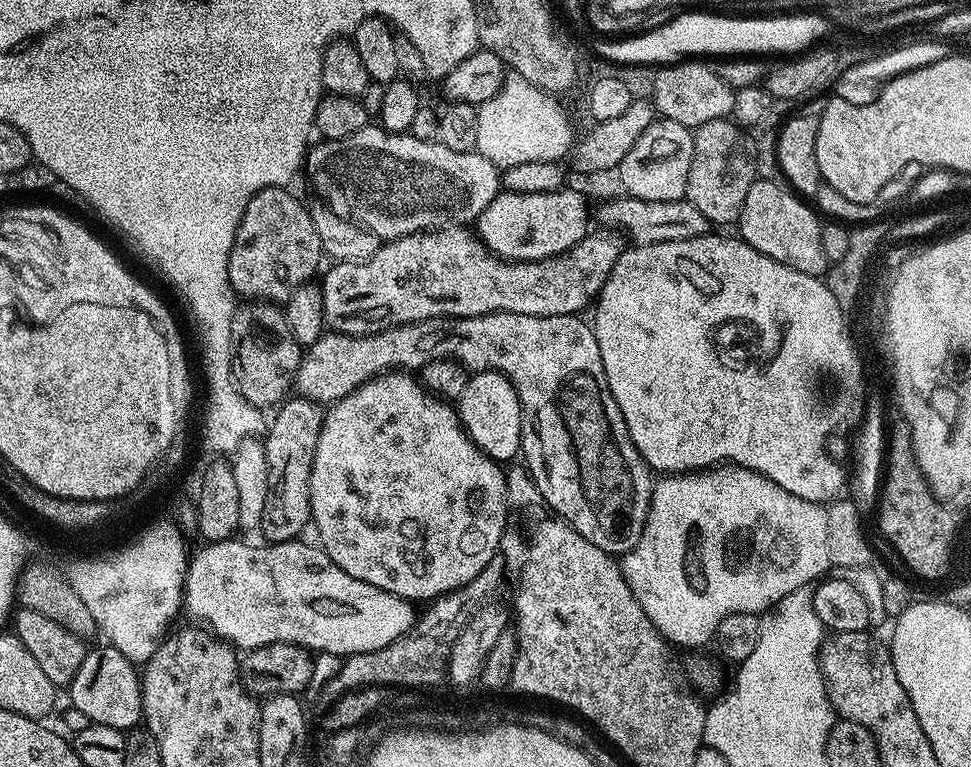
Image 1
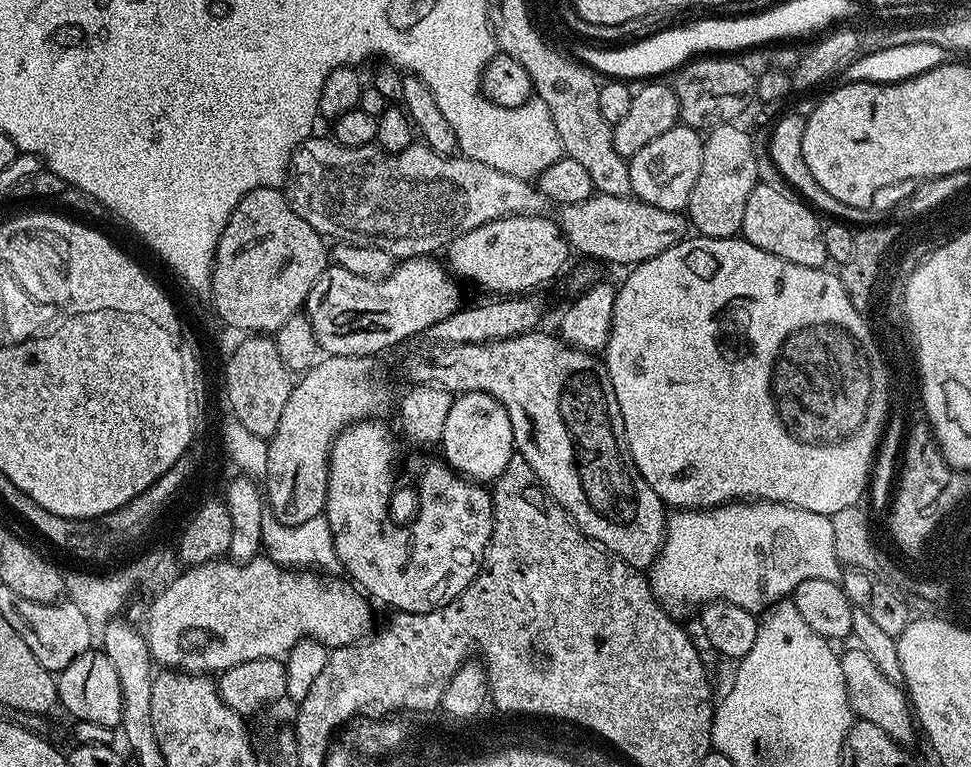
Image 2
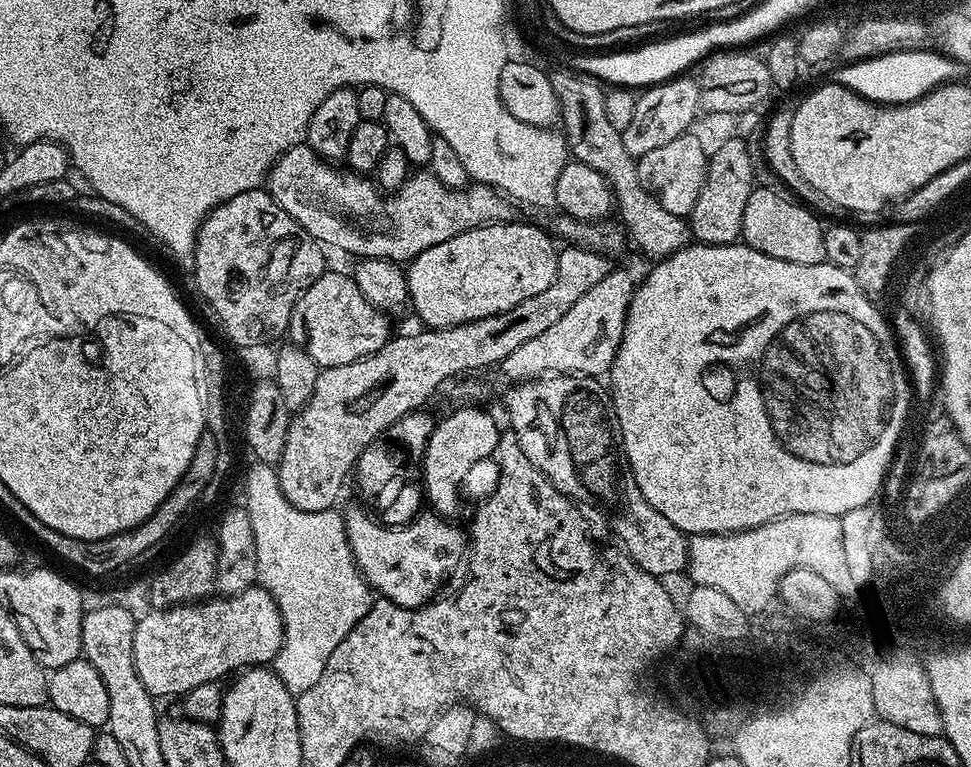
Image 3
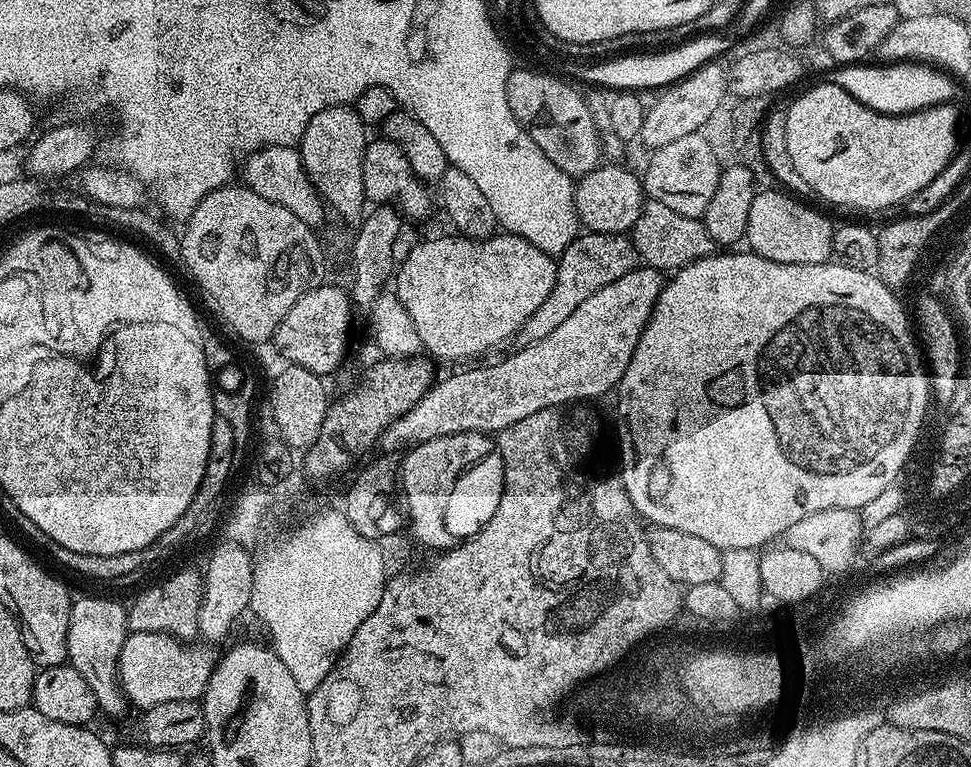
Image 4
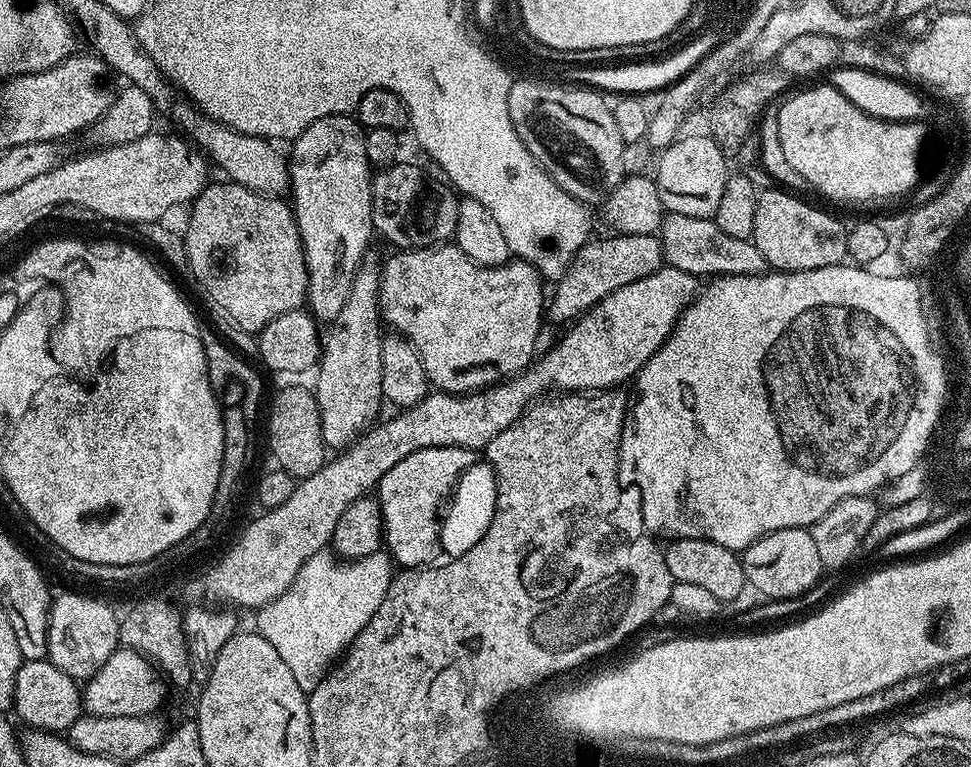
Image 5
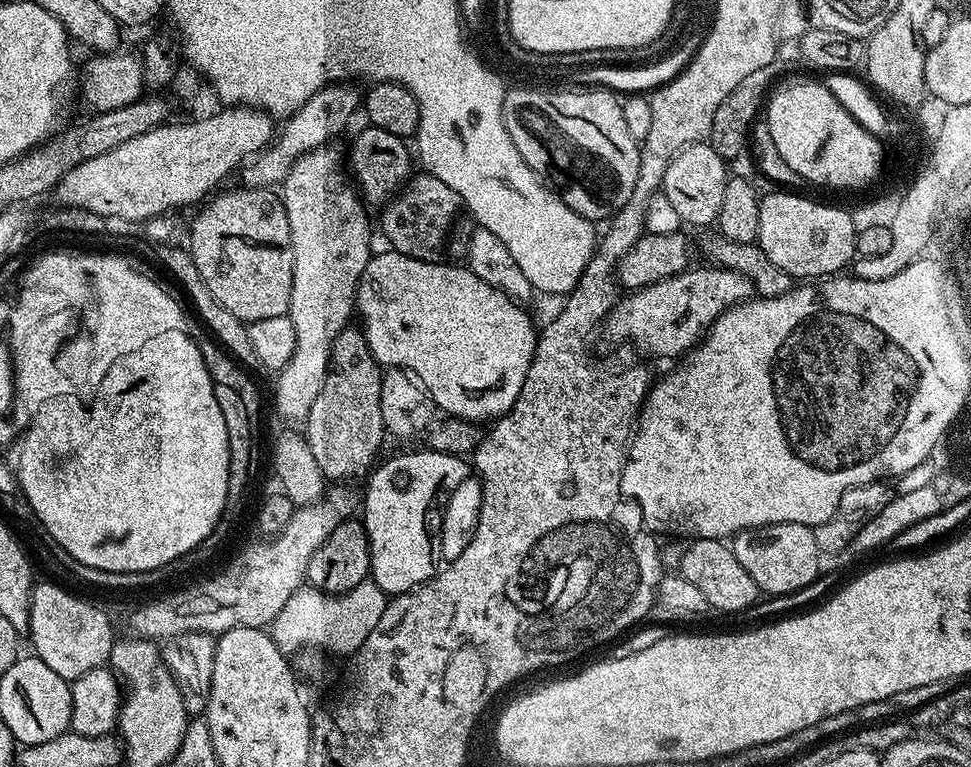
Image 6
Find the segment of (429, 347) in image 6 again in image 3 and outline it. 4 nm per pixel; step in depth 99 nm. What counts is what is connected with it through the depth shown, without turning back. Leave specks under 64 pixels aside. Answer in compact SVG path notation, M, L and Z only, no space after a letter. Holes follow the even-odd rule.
M516 223L484 224L481 228L454 234L454 238L446 238L446 242L430 246L430 250L422 250L422 254L410 261L406 268L408 299L410 308L416 311L425 329L453 328L466 322L490 318L499 312L514 310L518 302L526 302L526 298L534 298L534 294L542 294L542 290L554 282L557 241L551 235L548 237L536 224Z

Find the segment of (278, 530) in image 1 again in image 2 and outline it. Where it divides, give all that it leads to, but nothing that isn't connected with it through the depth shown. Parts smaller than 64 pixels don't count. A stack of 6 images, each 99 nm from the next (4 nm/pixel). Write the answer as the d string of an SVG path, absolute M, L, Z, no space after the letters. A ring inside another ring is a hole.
M325 355L293 383L290 398L286 398L286 407L282 410L282 422L278 422L278 430L268 440L266 458L266 502L271 515L283 524L298 526L323 513L328 489L328 459L337 434L357 420L375 417L377 413L386 411L391 404L393 407L394 396L392 400L391 390L382 381L368 377L375 370L376 362L371 356Z

